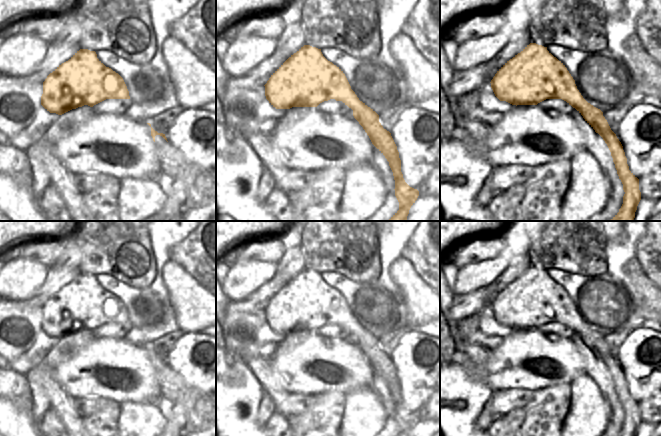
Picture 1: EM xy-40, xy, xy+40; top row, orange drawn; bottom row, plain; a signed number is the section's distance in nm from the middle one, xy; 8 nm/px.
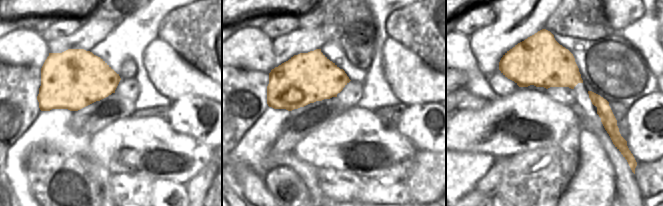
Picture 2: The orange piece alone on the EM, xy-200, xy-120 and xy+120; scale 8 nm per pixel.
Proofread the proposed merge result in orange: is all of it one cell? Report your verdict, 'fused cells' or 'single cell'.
fused cells

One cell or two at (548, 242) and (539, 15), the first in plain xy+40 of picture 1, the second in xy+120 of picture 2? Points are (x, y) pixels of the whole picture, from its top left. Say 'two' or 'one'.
two

